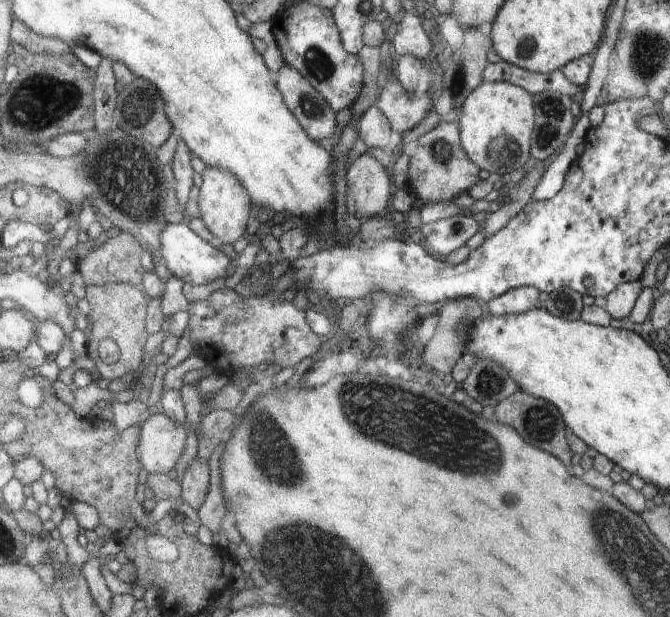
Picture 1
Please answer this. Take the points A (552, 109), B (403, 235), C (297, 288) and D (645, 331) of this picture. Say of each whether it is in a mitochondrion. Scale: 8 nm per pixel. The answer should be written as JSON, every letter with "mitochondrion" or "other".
{"A":"mitochondrion","B":"other","C":"other","D":"other"}

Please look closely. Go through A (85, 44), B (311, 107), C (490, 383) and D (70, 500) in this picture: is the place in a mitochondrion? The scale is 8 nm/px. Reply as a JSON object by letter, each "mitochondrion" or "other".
{"A":"other","B":"mitochondrion","C":"mitochondrion","D":"other"}

